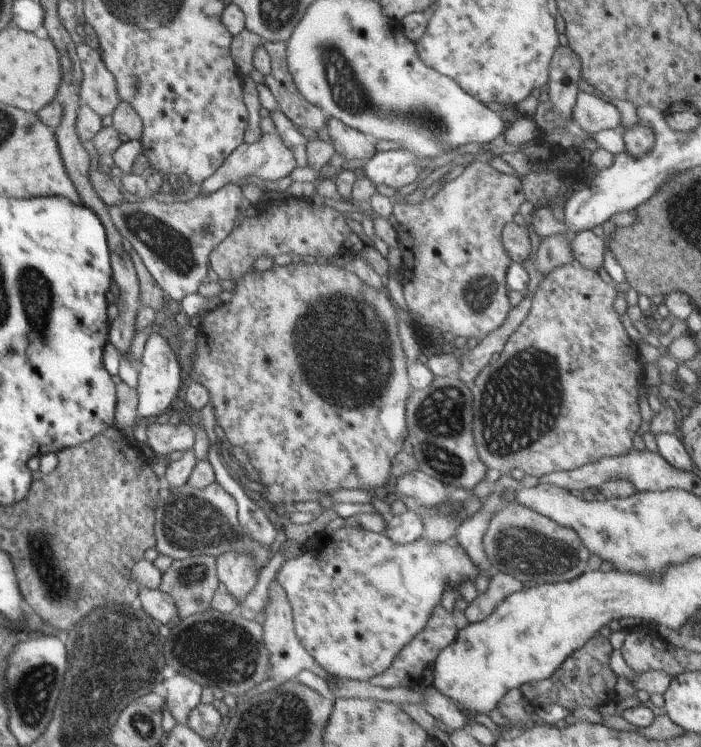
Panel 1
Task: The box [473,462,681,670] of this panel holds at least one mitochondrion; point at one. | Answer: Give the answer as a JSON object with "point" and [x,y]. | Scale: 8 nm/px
{"point":[529,554]}

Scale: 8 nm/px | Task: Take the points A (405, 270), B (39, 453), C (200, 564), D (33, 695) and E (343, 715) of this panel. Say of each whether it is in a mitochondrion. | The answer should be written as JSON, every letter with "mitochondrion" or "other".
{"A":"other","B":"other","C":"mitochondrion","D":"mitochondrion","E":"other"}

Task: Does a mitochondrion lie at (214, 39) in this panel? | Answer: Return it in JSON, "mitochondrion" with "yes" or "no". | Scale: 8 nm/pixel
{"mitochondrion":"no"}

